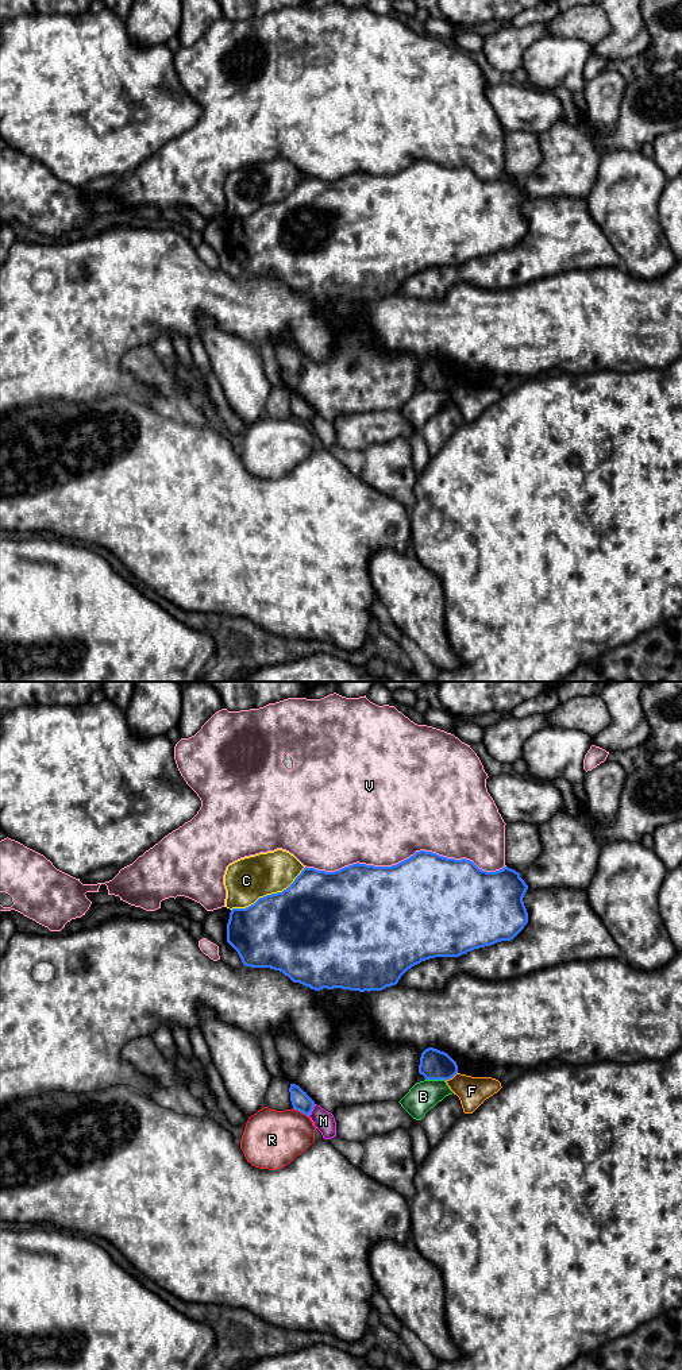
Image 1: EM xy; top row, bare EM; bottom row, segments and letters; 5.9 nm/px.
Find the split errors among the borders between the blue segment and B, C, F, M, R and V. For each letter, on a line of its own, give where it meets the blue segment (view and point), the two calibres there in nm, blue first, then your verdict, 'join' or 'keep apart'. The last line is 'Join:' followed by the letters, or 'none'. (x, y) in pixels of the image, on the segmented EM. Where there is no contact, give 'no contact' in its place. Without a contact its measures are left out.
B: meets blue in xy at (435, 1079); 180 nm thick on the blue side, 170 nm on the other; keep apart
C: meets blue in xy at (269, 895); 480 nm thick on the blue side, 260 nm on the other; keep apart
F: meets blue in xy at (450, 1077); 180 nm thick on the blue side, 180 nm on the other; keep apart
M: meets blue in xy at (312, 1108); 110 nm thick on the blue side, 120 nm on the other; keep apart
R: meets blue in xy at (301, 1111); 110 nm thick on the blue side, 340 nm on the other; keep apart
V: meets blue in xy at (407, 859); 500 nm thick on the blue side, 500 nm on the other; keep apart
Join: none

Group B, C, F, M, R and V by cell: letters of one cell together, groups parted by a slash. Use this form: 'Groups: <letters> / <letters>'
Groups: B / C / F / M / R / V

